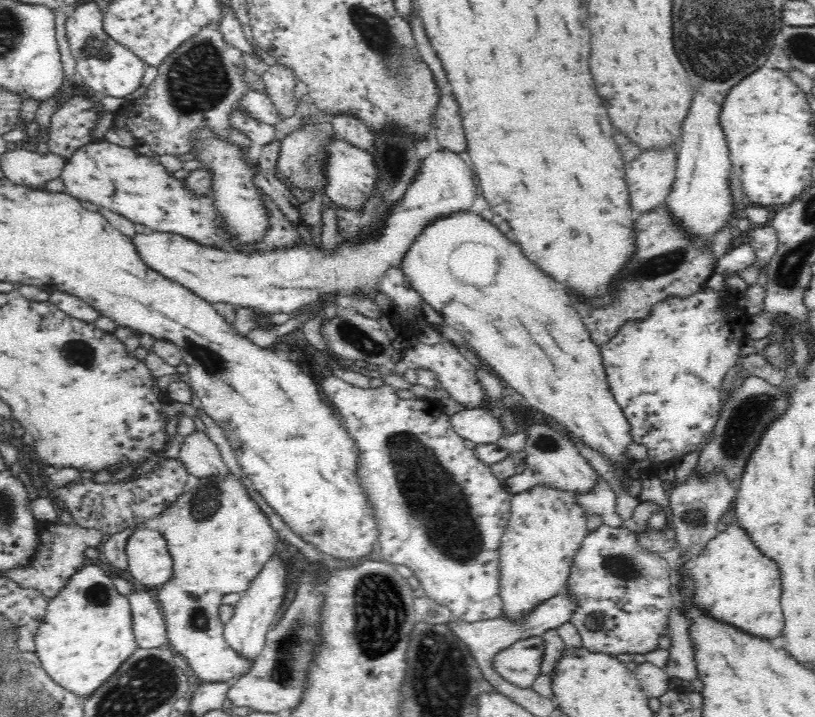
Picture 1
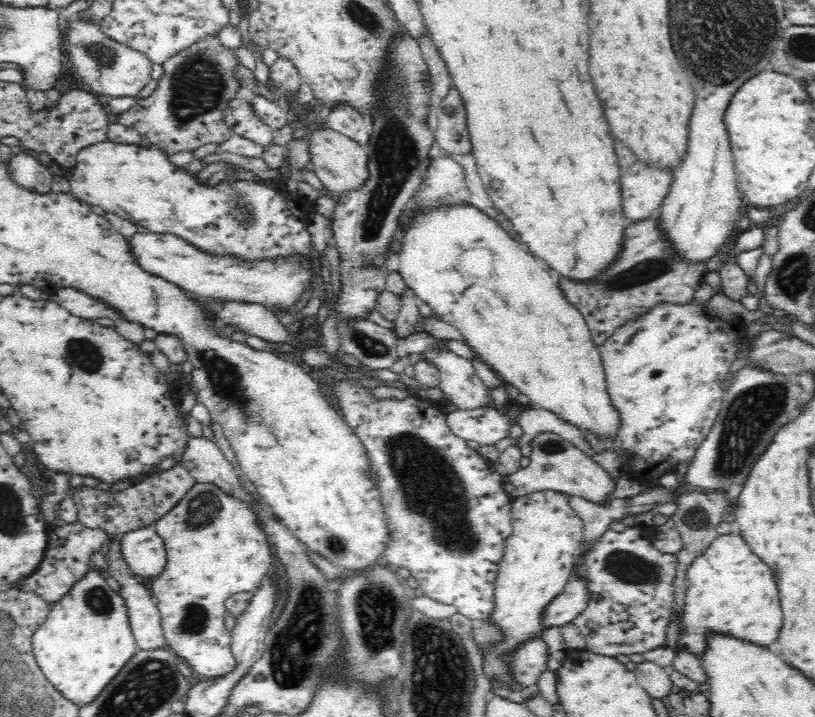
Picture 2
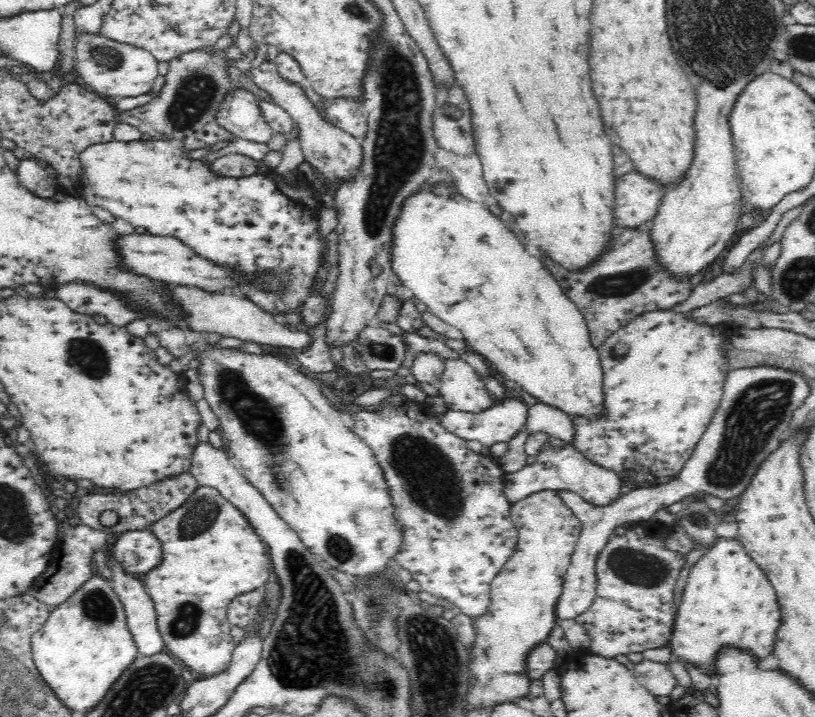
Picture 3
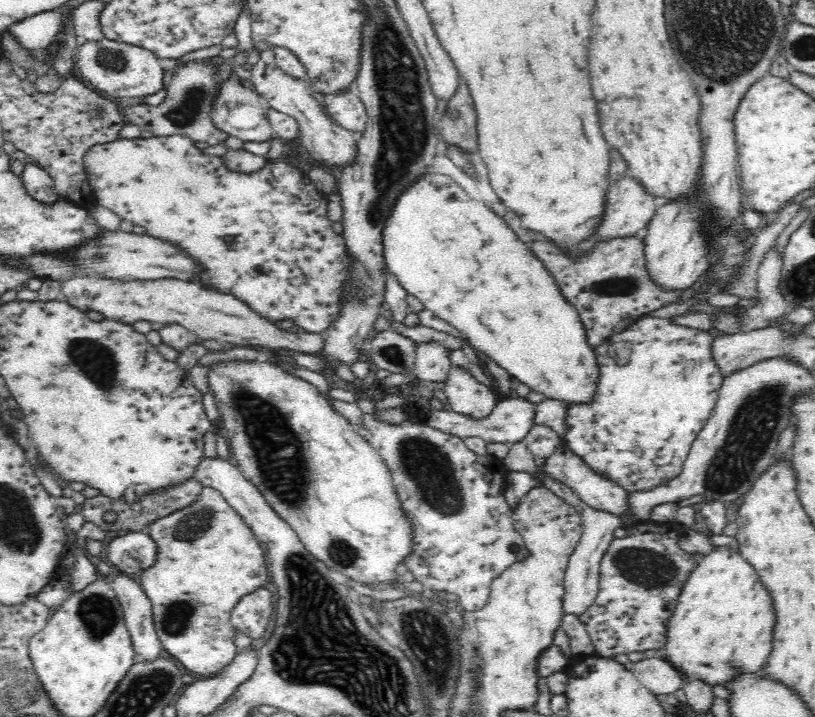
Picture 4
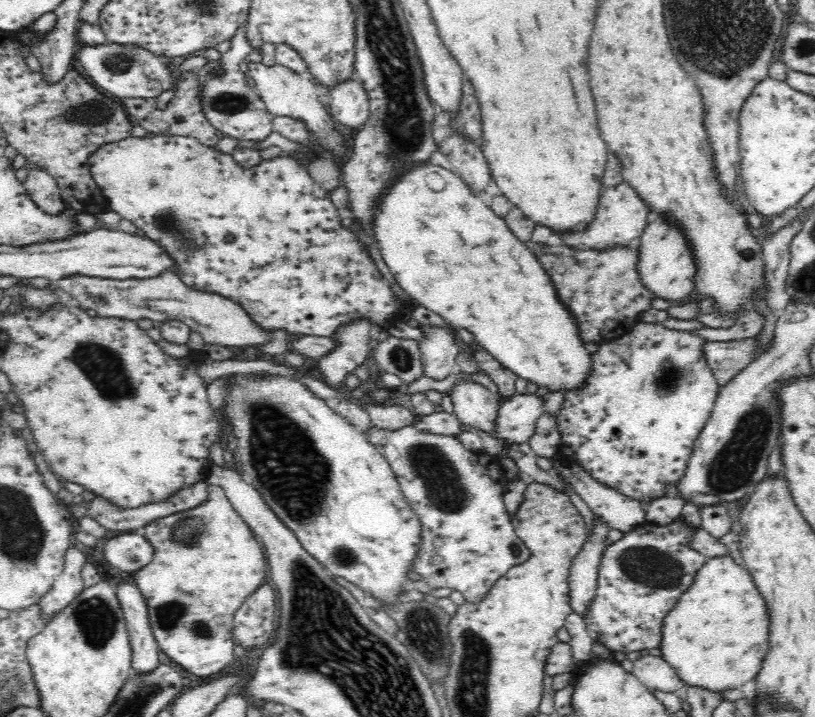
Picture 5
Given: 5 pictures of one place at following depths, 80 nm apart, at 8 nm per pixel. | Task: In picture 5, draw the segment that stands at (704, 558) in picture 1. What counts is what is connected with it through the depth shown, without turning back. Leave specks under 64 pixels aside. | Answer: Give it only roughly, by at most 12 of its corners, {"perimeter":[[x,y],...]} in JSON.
{"perimeter":[[707,557],[658,653],[686,685],[745,688],[770,648],[750,569]]}

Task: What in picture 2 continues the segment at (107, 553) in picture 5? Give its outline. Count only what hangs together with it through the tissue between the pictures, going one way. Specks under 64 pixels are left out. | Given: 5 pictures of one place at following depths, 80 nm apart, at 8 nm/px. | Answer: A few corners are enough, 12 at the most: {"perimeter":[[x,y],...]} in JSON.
{"perimeter":[[153,525],[124,533],[131,574],[154,582],[166,571],[164,539]]}

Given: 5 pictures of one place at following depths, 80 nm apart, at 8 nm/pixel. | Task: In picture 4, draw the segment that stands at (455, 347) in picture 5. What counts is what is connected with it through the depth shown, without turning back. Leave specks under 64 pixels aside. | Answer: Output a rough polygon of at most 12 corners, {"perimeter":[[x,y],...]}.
{"perimeter":[[440,342],[416,344],[412,375],[442,382],[452,367]]}

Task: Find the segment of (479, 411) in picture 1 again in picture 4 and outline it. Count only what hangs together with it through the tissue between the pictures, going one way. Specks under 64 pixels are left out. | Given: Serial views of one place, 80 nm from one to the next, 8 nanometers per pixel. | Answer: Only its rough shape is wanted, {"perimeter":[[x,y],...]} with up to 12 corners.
{"perimeter":[[509,395],[485,417],[427,413],[429,426],[486,444],[513,443],[533,428],[534,405]]}

